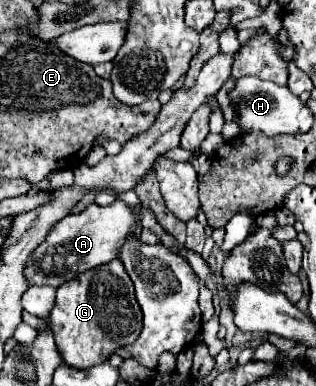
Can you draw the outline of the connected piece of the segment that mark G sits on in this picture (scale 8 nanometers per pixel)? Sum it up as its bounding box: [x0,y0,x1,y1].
[48,260,142,370]

